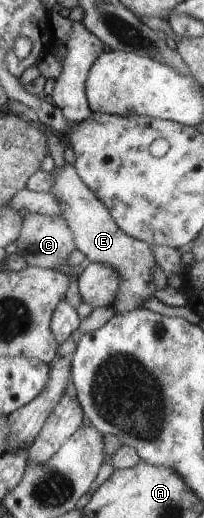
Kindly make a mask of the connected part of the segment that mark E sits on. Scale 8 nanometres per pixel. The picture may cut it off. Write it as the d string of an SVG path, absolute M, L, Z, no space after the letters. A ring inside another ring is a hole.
M65 163L62 168L52 171L50 192L62 204L62 217L65 218L72 234L76 249L80 250L91 263L104 264L120 274L120 288L116 292L113 309L118 315L130 314L141 309L143 303L154 296L157 286L154 283L154 260L152 245L128 236L115 222L111 212L92 192L76 172L76 167Z

